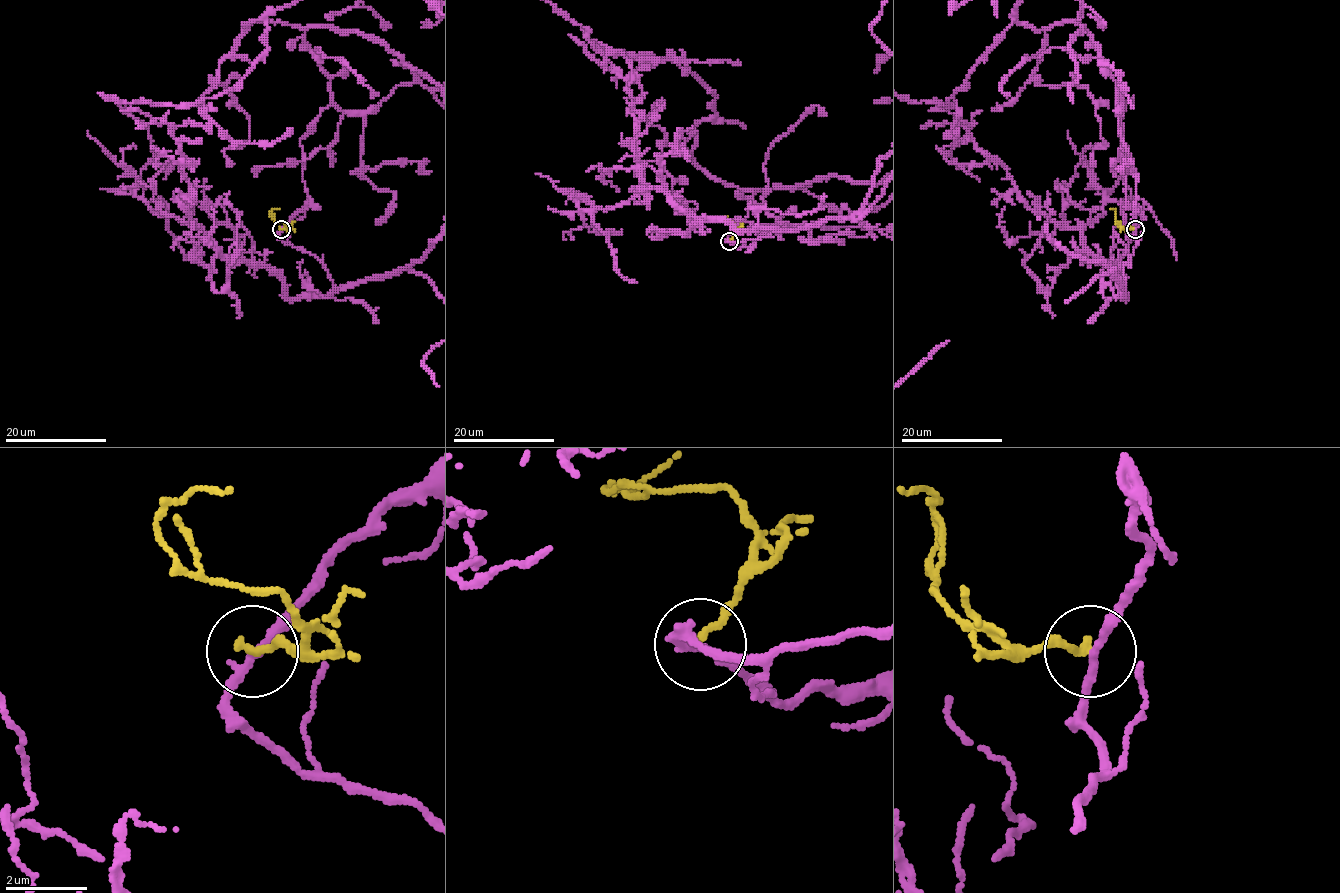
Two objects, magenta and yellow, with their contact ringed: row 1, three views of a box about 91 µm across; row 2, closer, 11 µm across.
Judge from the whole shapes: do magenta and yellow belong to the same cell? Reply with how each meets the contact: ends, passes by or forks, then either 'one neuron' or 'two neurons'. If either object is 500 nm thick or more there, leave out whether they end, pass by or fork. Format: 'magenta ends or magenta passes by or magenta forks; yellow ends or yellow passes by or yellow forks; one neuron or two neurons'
magenta passes by; yellow ends; two neurons

